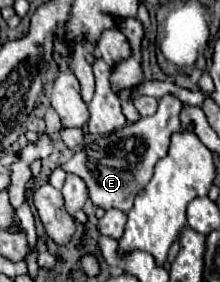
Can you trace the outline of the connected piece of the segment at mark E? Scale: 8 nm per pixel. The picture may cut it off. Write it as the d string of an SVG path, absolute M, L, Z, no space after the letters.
M172 95L162 97L158 111L154 115L140 117L136 123L128 123L122 129L106 137L98 137L96 141L84 145L80 151L72 155L72 159L64 165L64 169L70 169L70 173L86 181L88 195L96 207L102 207L102 209L116 207L122 211L130 211L134 197L150 181L156 161L166 157L170 135L182 129L180 119L178 119L180 109L182 109L182 103L176 97Z

